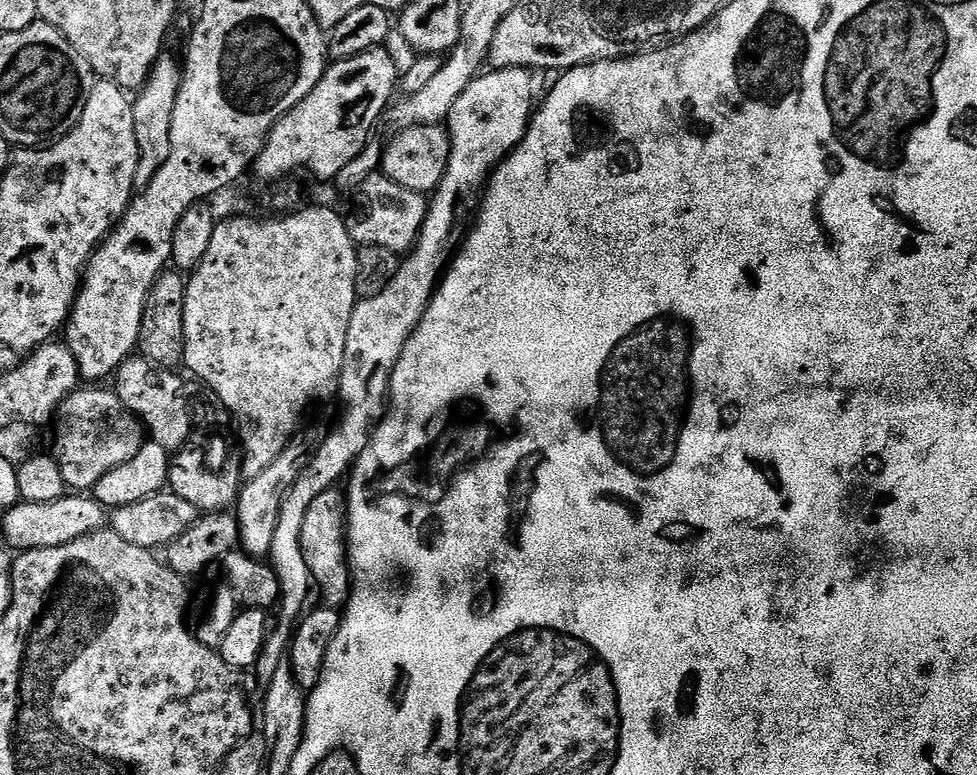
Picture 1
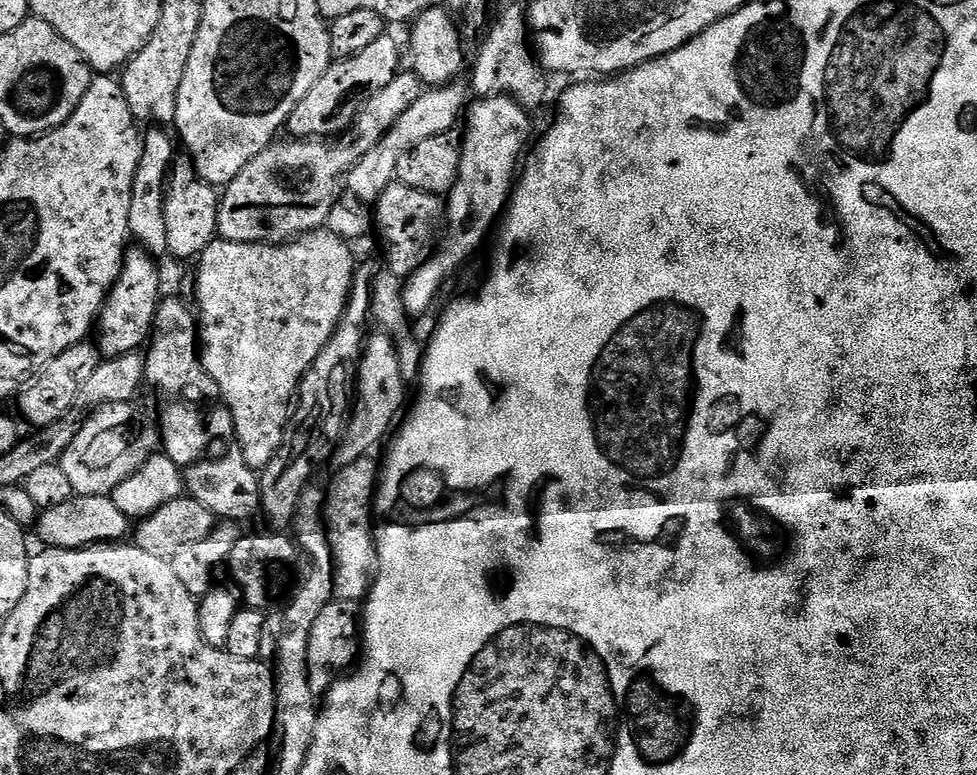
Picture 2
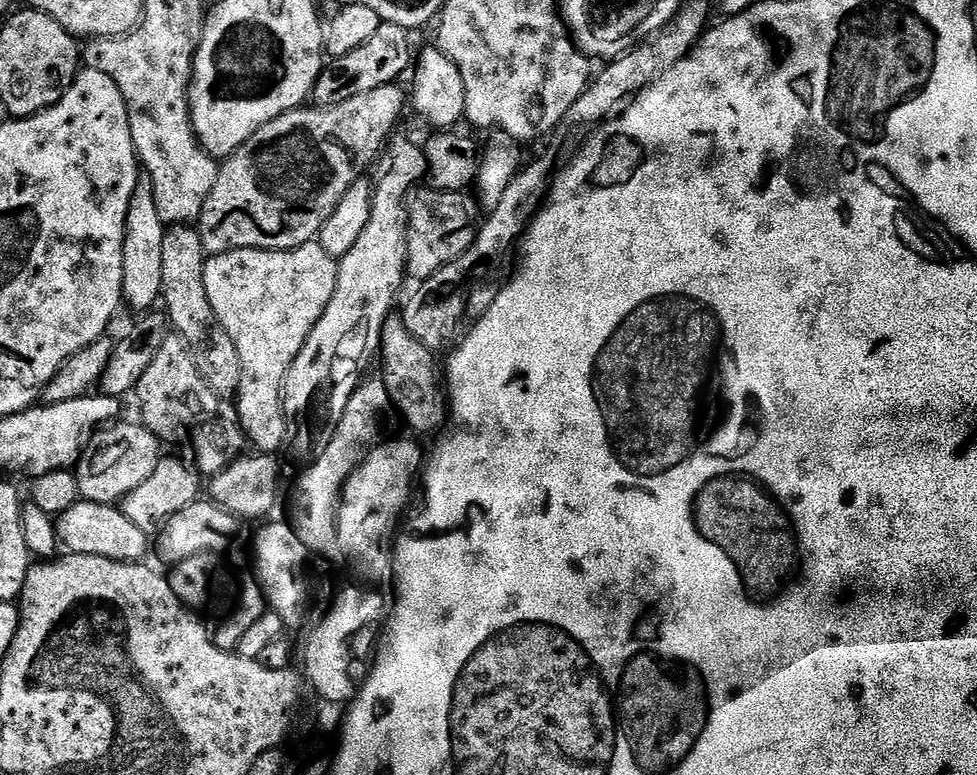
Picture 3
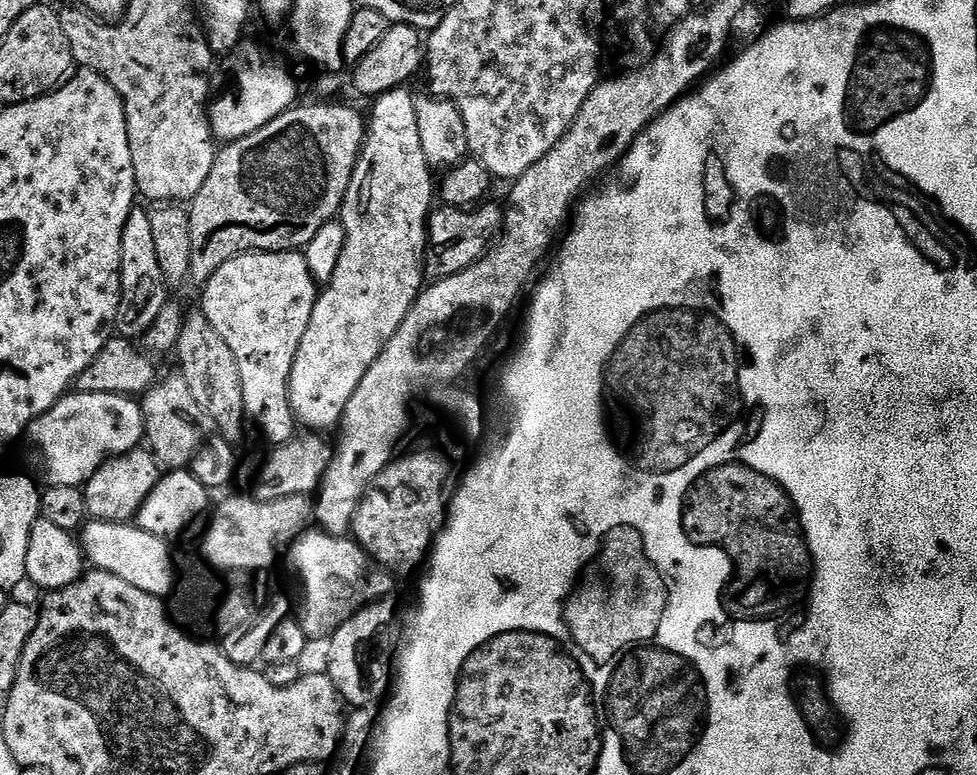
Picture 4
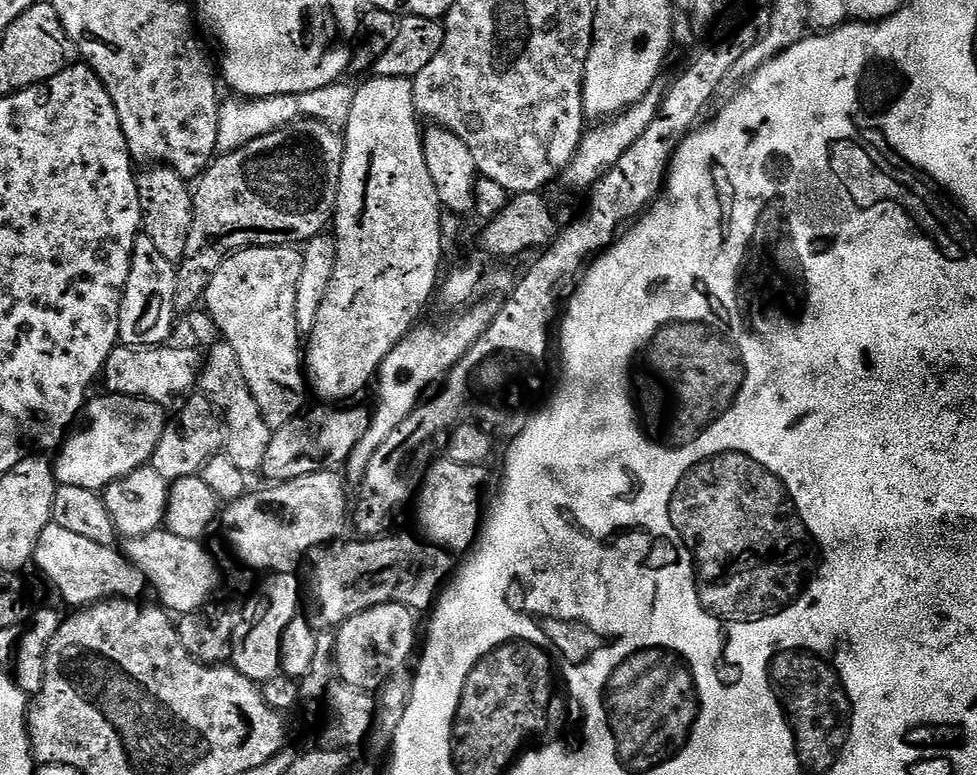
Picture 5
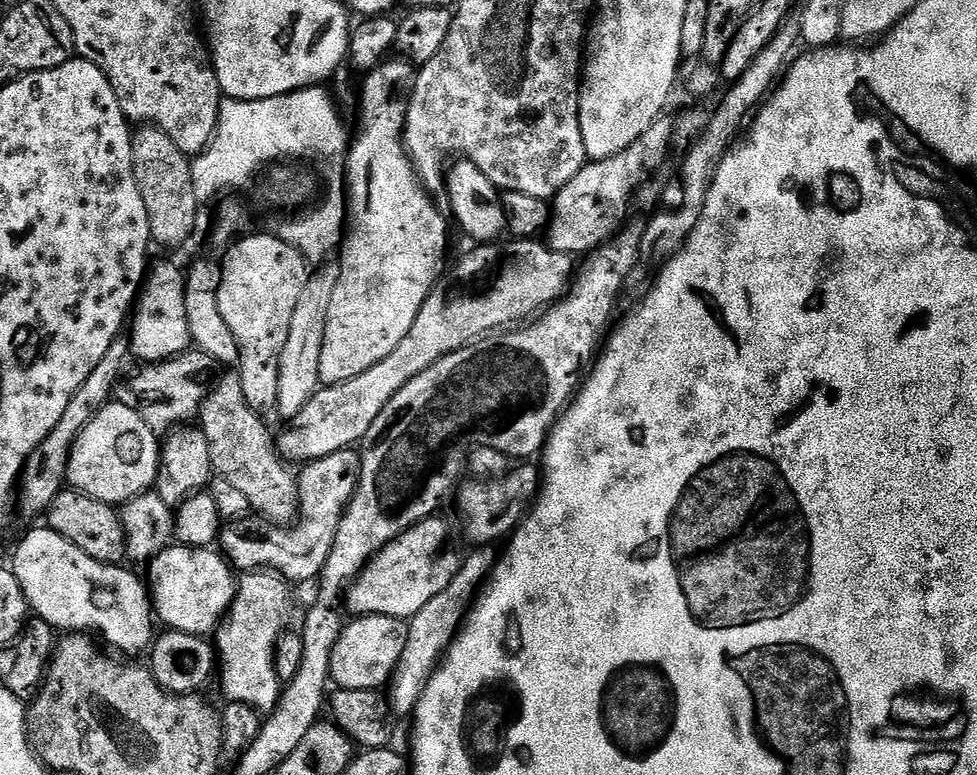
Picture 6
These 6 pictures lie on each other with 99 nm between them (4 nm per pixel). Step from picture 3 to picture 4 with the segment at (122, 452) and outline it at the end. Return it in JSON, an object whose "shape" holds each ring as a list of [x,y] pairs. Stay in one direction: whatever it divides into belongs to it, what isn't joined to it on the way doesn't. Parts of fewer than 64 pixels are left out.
{"shape":[[[143,447],[134,448],[131,452],[112,457],[88,479],[87,484],[83,485],[82,491],[86,498],[86,510],[89,517],[93,520],[105,520],[119,524],[135,521],[142,502],[146,502],[150,490],[154,490],[161,475],[160,465],[157,464],[151,451]]]}

